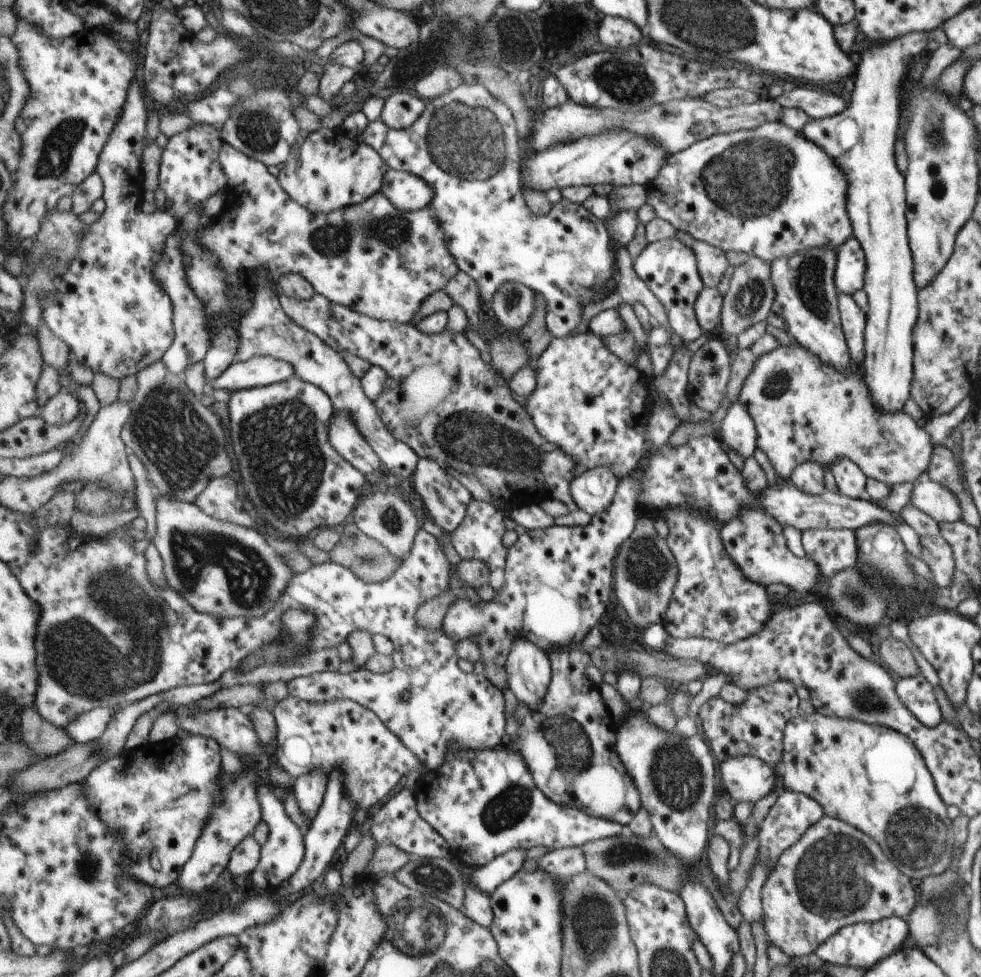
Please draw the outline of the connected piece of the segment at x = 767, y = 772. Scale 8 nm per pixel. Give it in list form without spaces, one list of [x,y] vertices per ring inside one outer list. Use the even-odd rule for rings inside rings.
[[[750,756],[726,758],[719,763],[719,778],[732,800],[744,803],[757,802],[781,785],[781,778],[762,759]]]

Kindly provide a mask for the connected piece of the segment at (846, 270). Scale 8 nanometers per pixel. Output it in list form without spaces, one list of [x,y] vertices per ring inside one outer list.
[[[849,237],[835,250],[834,286],[838,293],[851,294],[865,284],[866,257],[861,243]]]

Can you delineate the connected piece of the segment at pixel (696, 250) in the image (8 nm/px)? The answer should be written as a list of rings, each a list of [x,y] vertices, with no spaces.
[[[695,241],[690,247],[703,287],[715,288],[728,263],[724,252],[707,242]]]

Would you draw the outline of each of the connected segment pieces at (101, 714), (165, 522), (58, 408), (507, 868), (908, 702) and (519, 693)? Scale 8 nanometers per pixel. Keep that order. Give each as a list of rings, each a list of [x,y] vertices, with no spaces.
[[[97,707],[70,722],[70,725],[66,726],[66,731],[75,740],[75,743],[97,741],[103,736],[109,721],[118,710],[119,708]]]
[[[165,495],[155,497],[155,500],[157,532],[152,542],[164,563],[163,572],[168,586],[183,596],[191,606],[216,619],[246,619],[261,618],[278,605],[297,573],[275,548],[269,546],[261,531],[255,527],[249,528],[213,518],[197,504],[179,502]]]
[[[65,388],[48,400],[41,408],[40,415],[50,425],[64,425],[73,422],[79,416],[79,400]]]
[[[510,850],[494,858],[489,864],[474,868],[470,881],[472,885],[491,895],[505,880],[522,868],[521,864],[525,859],[525,850]]]
[[[921,673],[901,678],[895,683],[895,694],[923,726],[933,728],[942,721],[933,687]]]
[[[523,637],[512,639],[509,648],[504,662],[508,674],[508,689],[511,690],[519,703],[523,703],[528,707],[536,707],[544,700],[546,690],[550,684],[551,674],[548,652]]]

